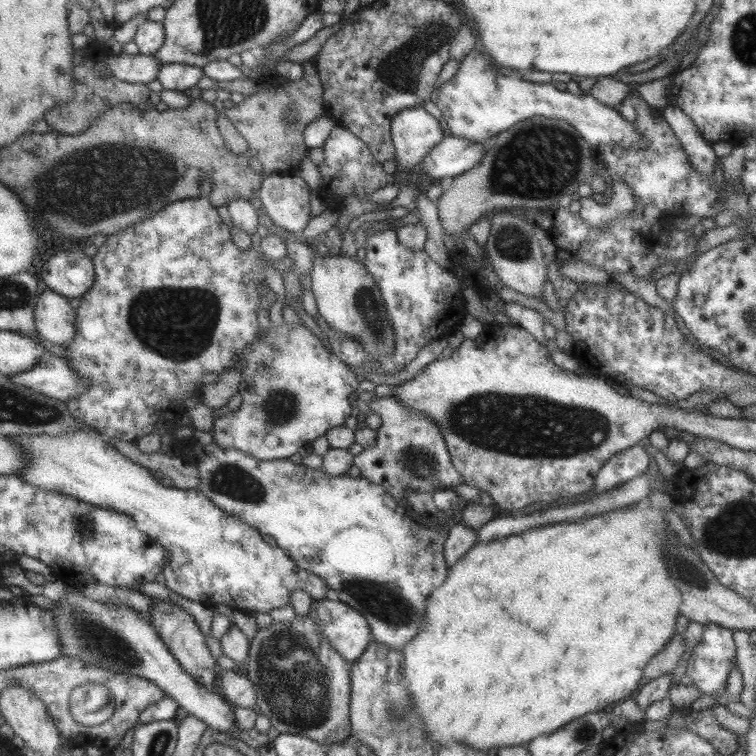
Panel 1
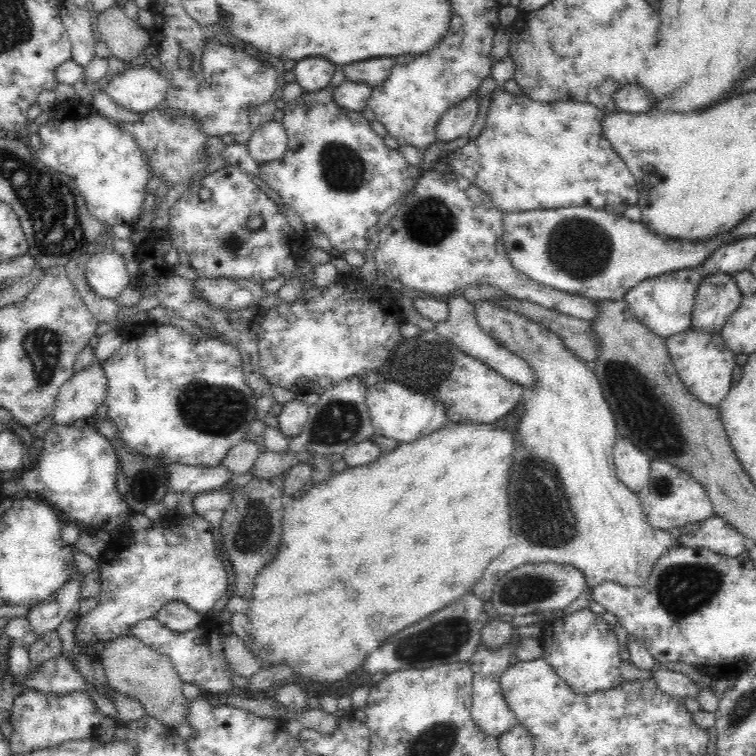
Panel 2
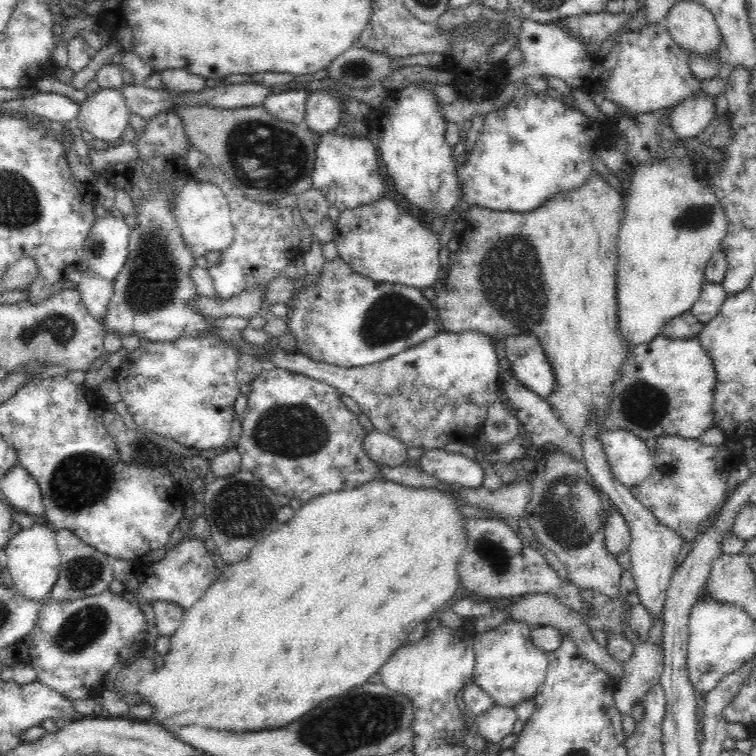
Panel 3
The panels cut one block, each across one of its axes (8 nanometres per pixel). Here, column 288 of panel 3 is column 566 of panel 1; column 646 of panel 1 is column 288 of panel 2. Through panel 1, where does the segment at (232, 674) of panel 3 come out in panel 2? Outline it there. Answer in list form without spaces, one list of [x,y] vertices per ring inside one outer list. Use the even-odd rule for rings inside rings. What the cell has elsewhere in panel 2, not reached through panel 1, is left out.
[[[454,423],[421,436],[412,442],[400,442],[392,451],[381,454],[372,462],[348,467],[334,473],[321,483],[312,483],[300,499],[289,499],[284,503],[282,540],[276,554],[276,560],[262,568],[256,578],[254,596],[250,600],[246,613],[254,631],[253,640],[246,645],[259,664],[277,665],[284,663],[294,669],[294,678],[304,682],[336,682],[356,670],[364,656],[376,650],[382,642],[394,632],[426,618],[440,608],[456,602],[462,594],[473,591],[474,584],[483,576],[488,562],[499,556],[510,544],[510,508],[508,508],[508,484],[510,484],[510,466],[514,462],[516,436],[510,429],[502,429],[498,424]]]

